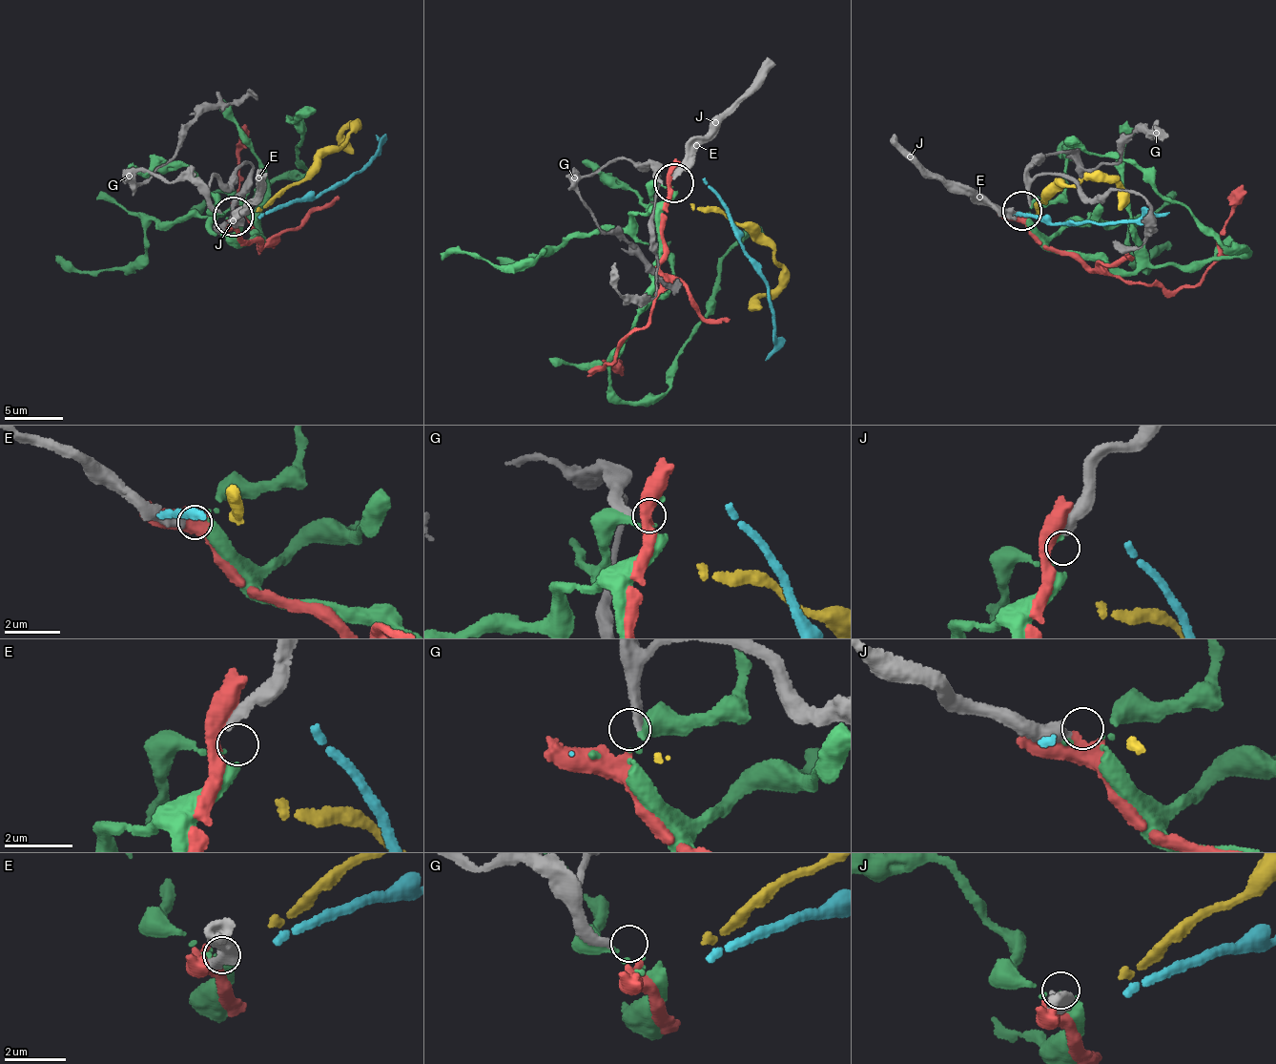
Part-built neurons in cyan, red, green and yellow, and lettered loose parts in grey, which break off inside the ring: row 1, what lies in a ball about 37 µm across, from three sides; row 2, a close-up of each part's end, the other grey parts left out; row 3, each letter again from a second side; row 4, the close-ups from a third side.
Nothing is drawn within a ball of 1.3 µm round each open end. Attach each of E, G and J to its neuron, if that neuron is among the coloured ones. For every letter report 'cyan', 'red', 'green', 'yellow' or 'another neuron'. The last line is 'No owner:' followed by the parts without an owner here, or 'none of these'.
E: another neuron
G: red
J: green
No owner: E

